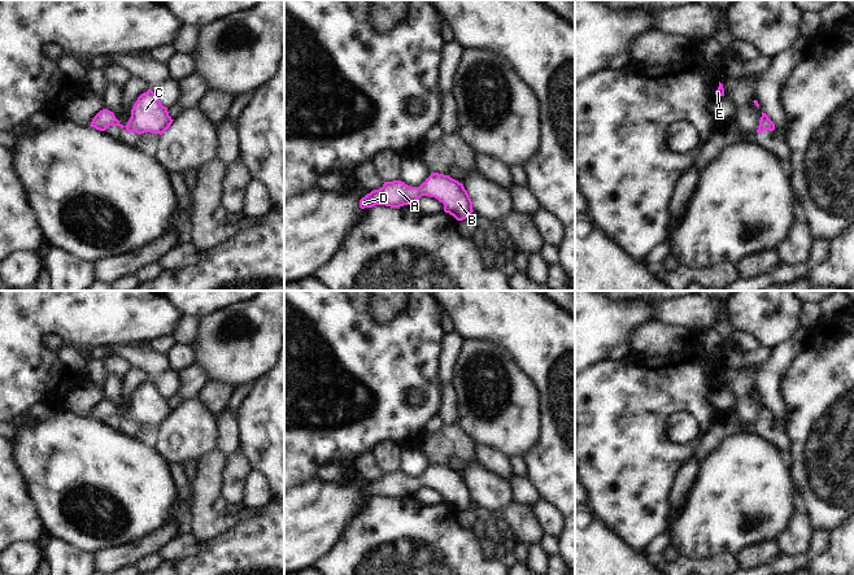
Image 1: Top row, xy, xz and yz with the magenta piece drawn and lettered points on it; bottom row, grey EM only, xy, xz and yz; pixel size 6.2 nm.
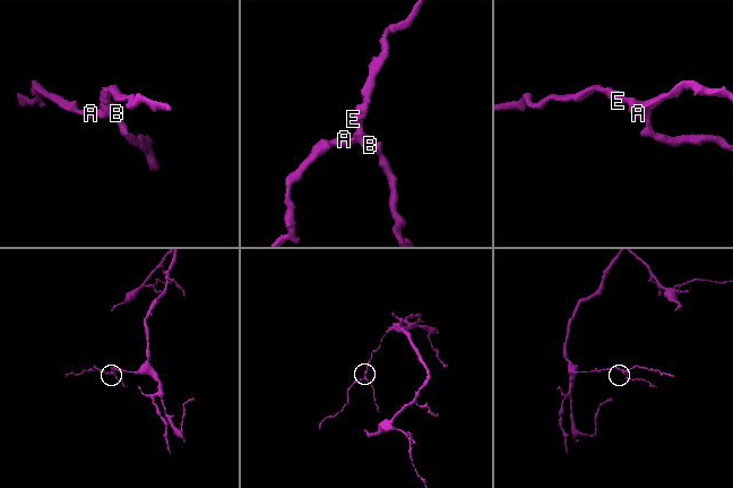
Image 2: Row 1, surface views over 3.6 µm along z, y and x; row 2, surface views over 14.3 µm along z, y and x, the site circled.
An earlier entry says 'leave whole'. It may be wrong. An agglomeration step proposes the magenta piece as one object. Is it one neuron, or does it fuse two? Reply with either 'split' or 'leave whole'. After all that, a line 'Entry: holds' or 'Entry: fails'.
leave whole
Entry: holds

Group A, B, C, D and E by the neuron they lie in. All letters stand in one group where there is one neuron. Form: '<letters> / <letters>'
A B C D E

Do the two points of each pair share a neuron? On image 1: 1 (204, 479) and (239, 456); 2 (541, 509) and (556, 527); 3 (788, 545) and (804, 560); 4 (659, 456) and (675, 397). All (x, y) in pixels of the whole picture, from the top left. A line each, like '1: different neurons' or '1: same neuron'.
1: different neurons
2: same neuron
3: different neurons
4: same neuron

